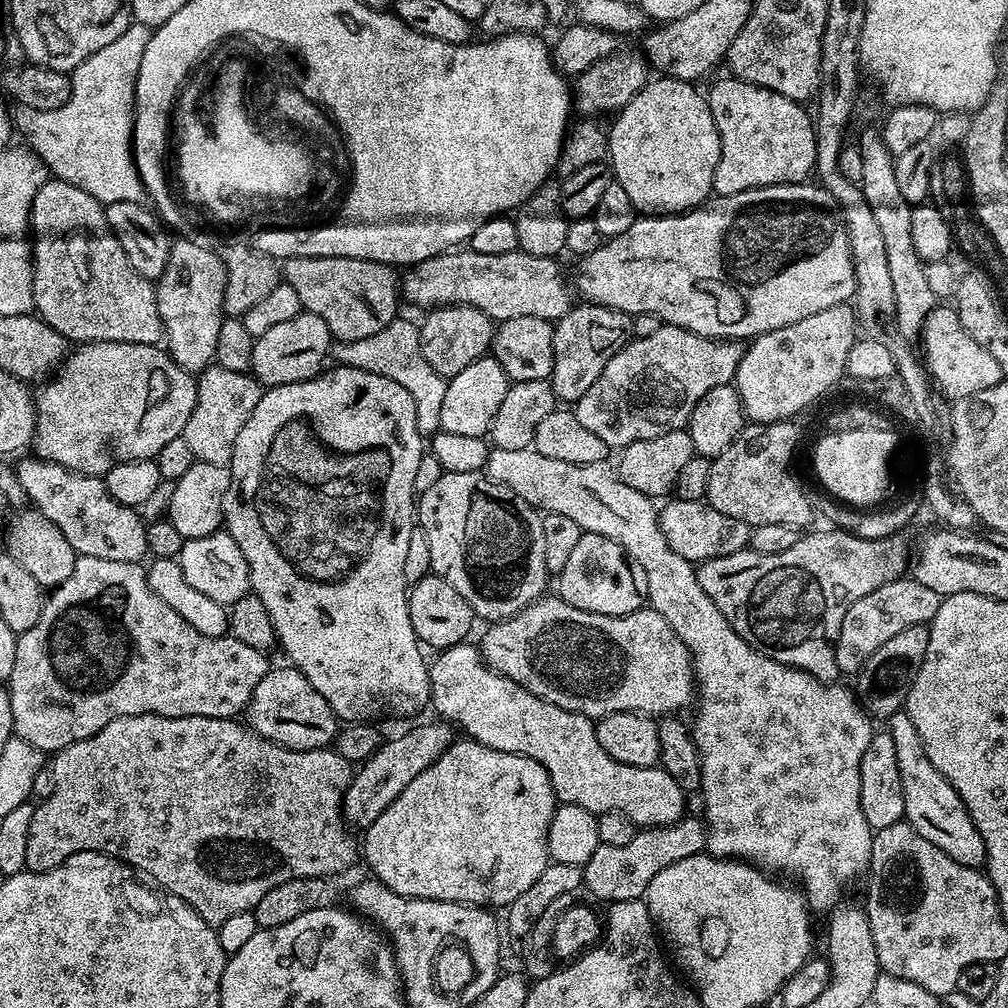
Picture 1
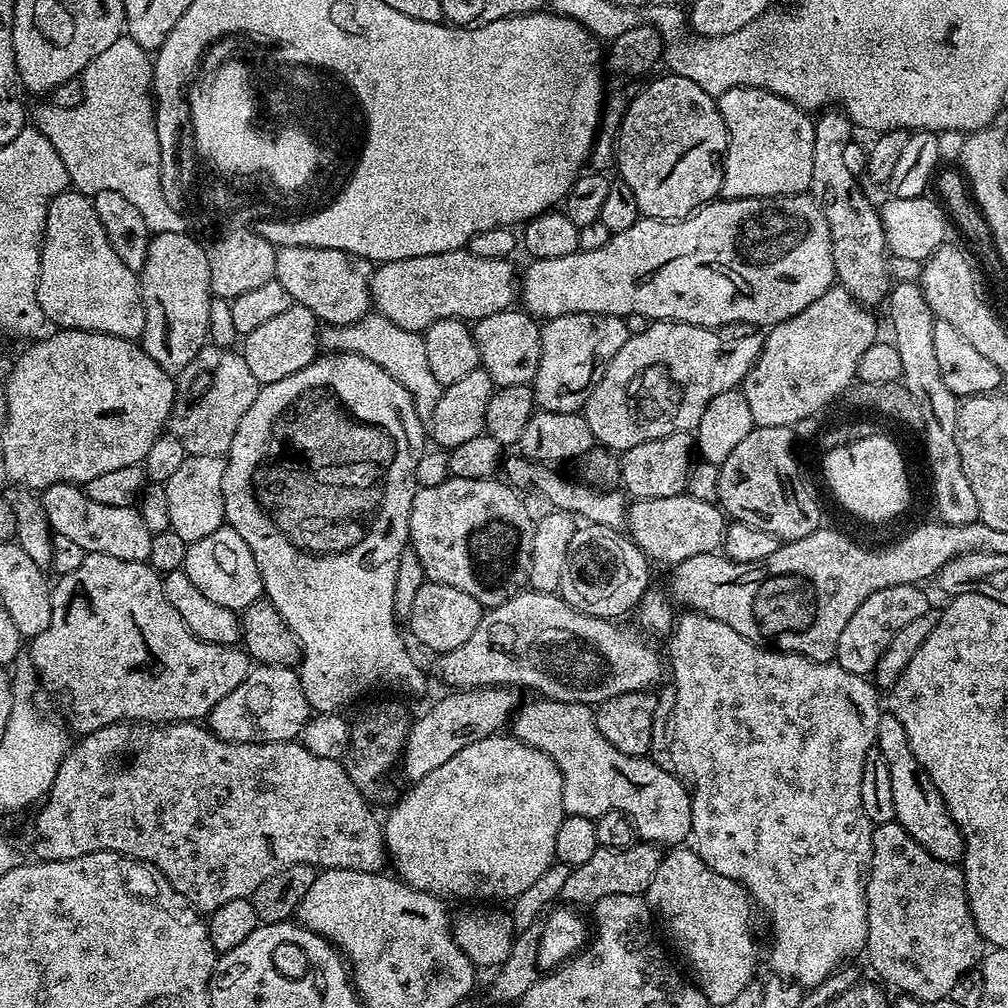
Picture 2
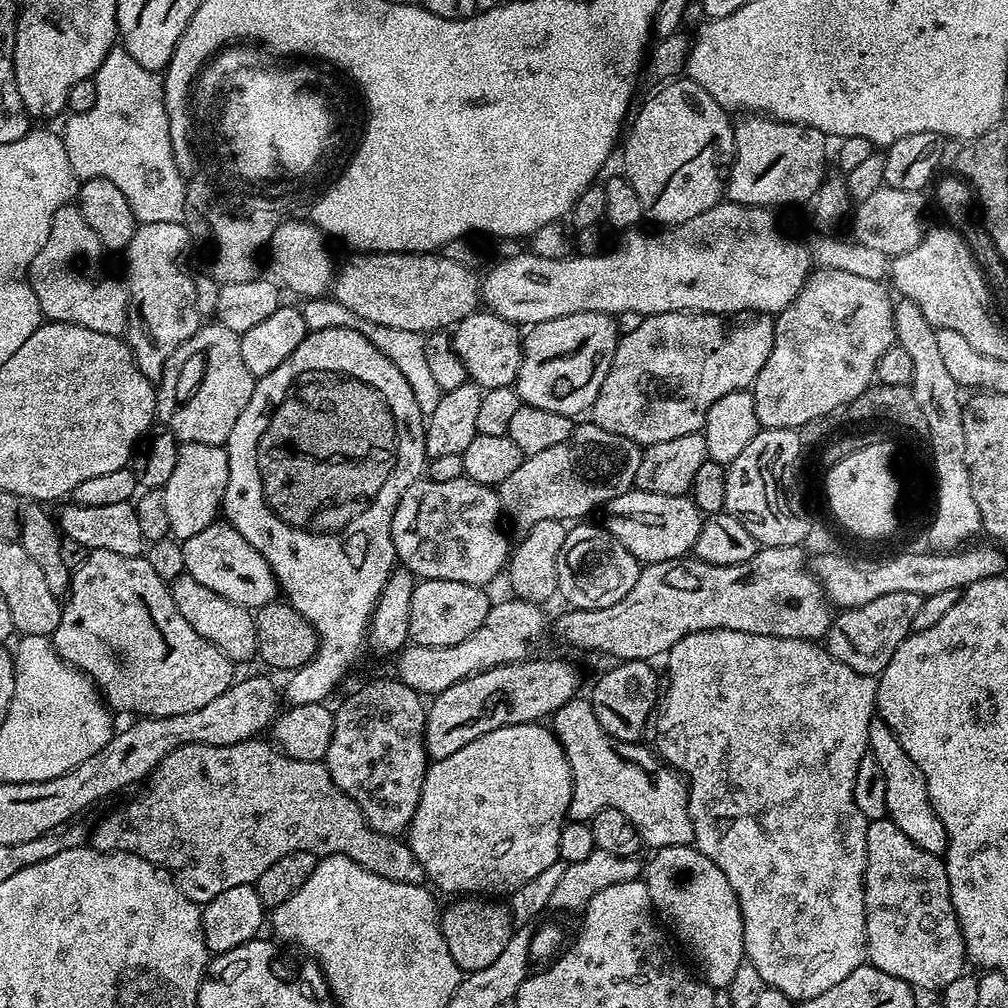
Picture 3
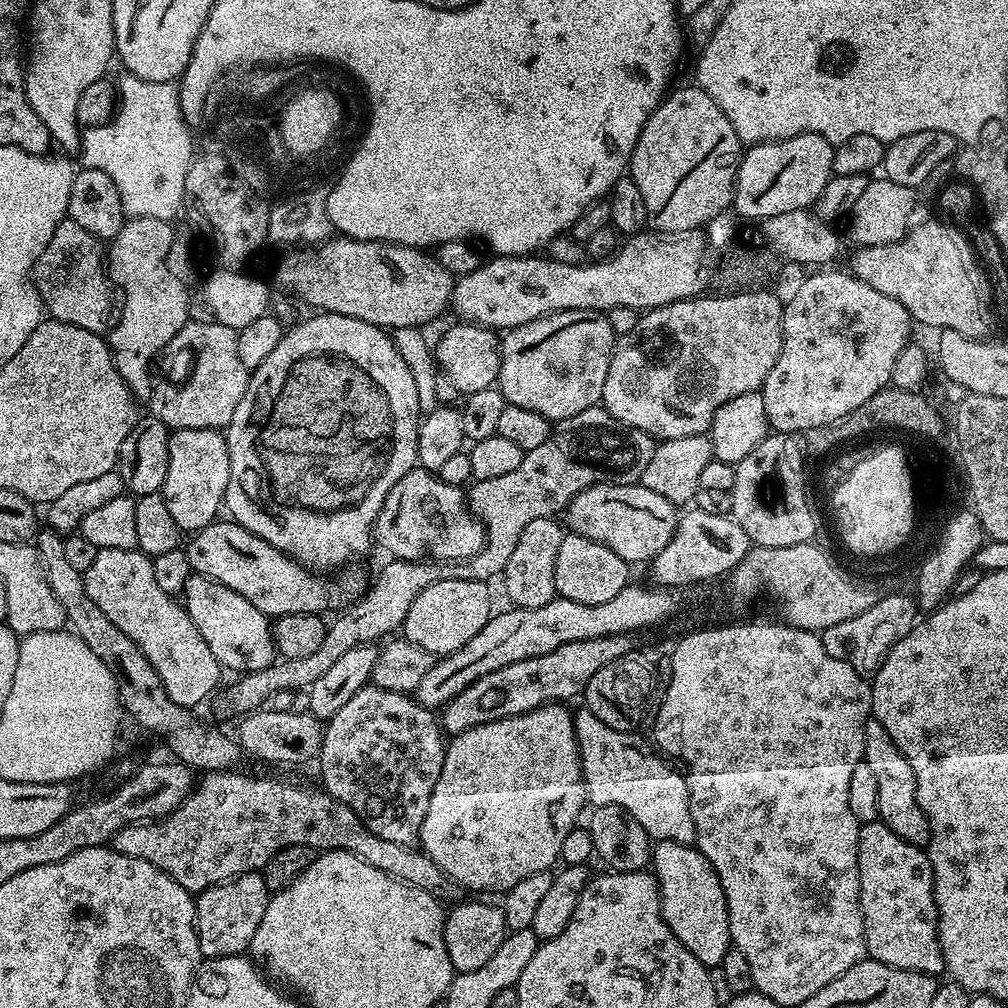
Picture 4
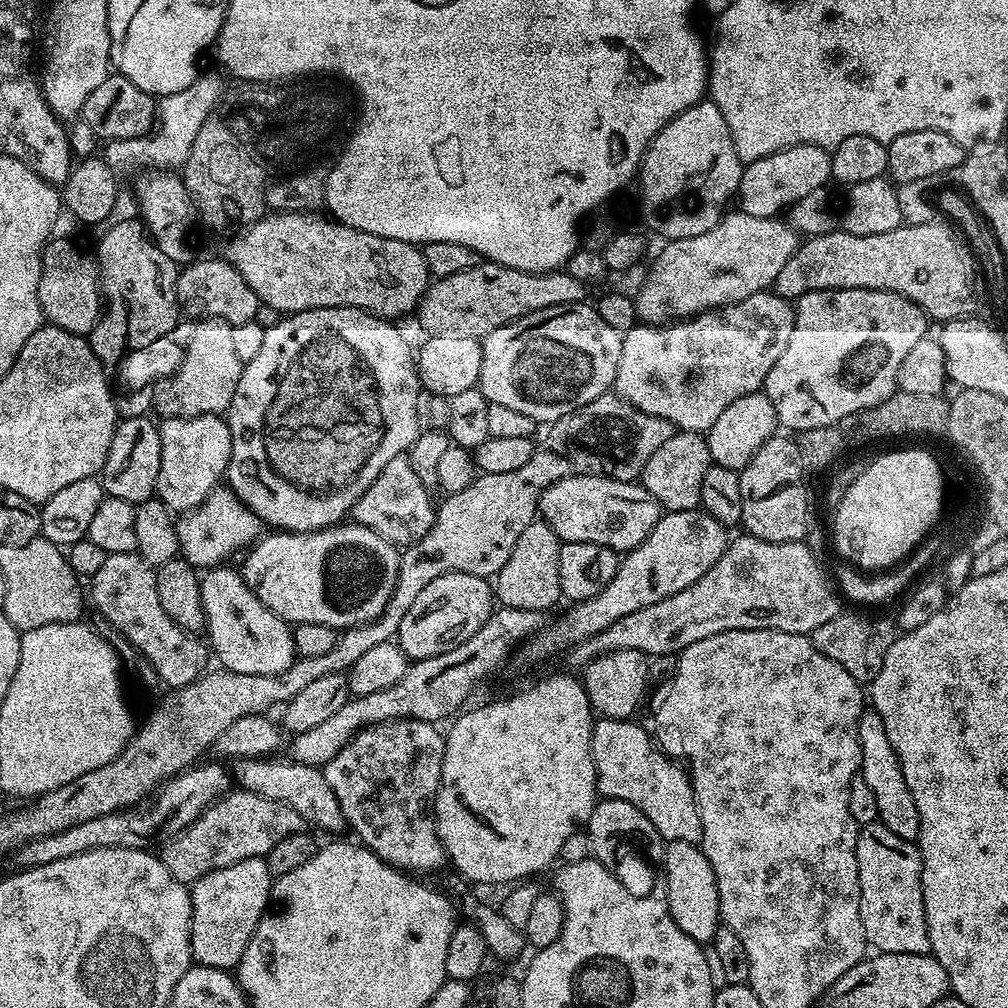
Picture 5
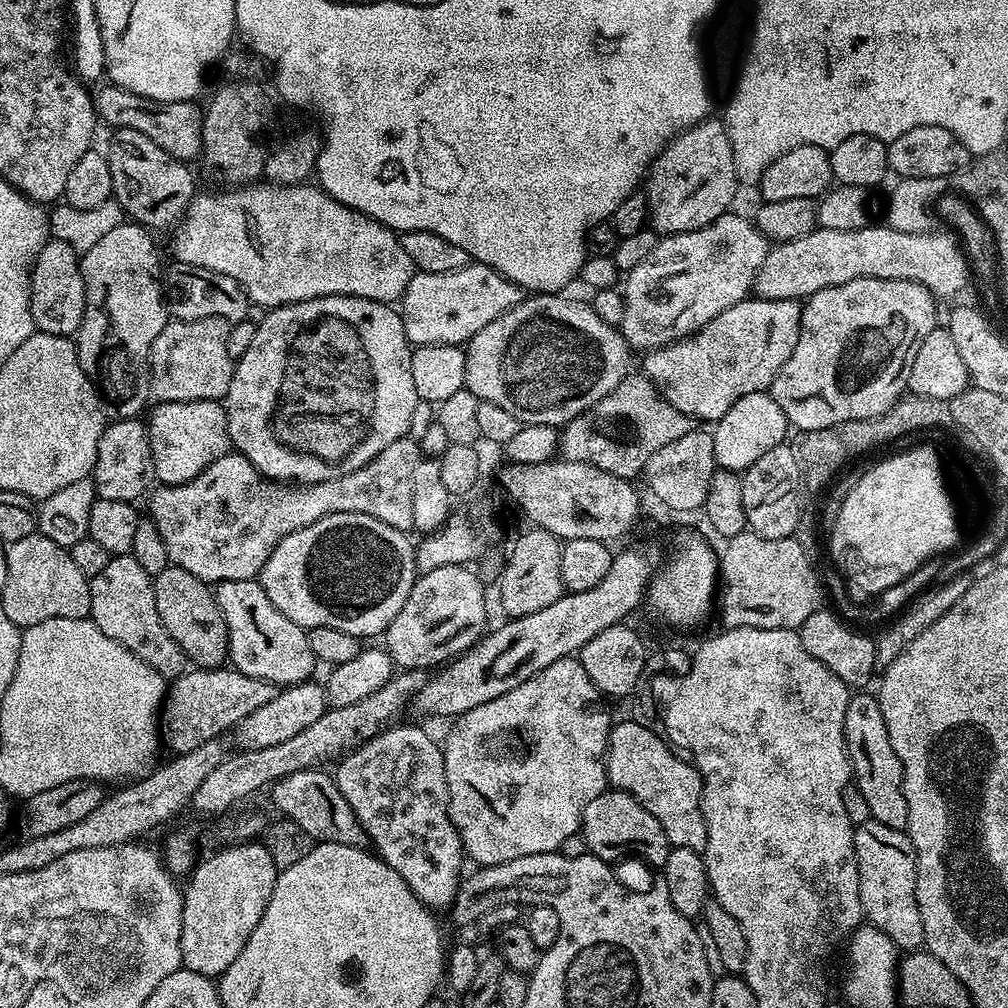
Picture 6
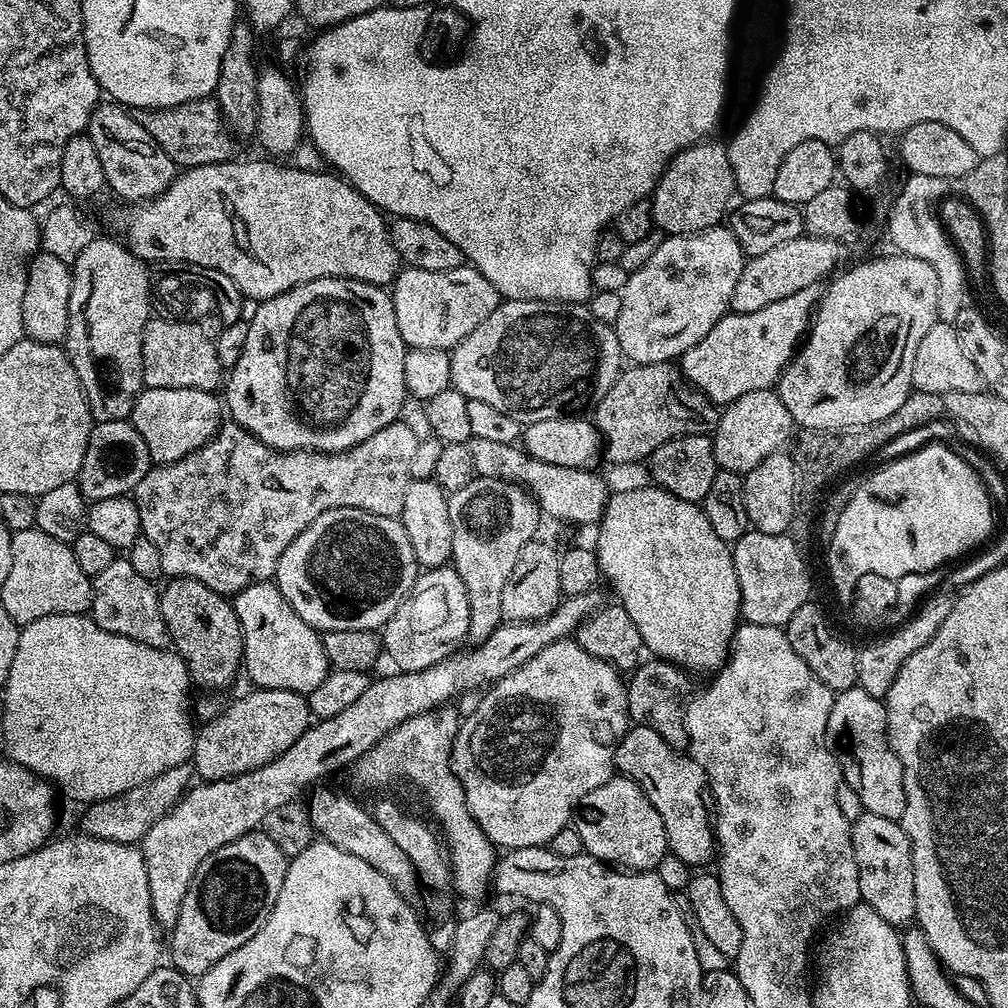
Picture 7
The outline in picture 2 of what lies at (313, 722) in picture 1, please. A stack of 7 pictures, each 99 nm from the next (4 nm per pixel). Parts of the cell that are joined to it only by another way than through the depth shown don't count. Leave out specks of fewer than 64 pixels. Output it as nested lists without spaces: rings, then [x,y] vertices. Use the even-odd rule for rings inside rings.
[[[282,666],[253,667],[248,677],[210,710],[206,727],[215,736],[239,744],[269,744],[283,740],[296,740],[310,719],[306,694],[302,690],[300,673],[296,668]]]

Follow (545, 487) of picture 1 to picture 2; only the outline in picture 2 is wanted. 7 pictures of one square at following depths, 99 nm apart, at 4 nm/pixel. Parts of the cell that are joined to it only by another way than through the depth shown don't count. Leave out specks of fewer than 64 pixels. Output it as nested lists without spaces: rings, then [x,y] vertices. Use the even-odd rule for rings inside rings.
[[[519,454],[505,459],[502,464],[502,476],[511,487],[517,490],[529,488],[537,492],[542,499],[555,511],[569,512],[572,516],[590,524],[601,524],[607,528],[620,528],[626,520],[626,496],[620,490],[601,490],[592,485],[581,482],[579,479],[567,480],[556,473],[555,467],[539,464],[536,460],[525,460]],[[504,472],[504,473],[503,473]],[[691,610],[683,613],[685,616],[675,621],[674,627],[670,633],[672,641],[668,644],[668,656],[670,661],[670,676],[672,672],[671,687],[676,689],[677,700],[673,706],[673,712],[670,717],[672,723],[672,764],[671,767],[677,773],[683,774],[690,781],[690,795],[692,797],[692,835],[690,844],[698,854],[698,858],[702,858],[702,862],[706,862],[706,866],[710,866],[710,870],[718,870],[718,874],[722,874],[726,878],[730,878],[734,882],[738,882],[743,888],[748,891],[749,897],[754,901],[755,907],[764,911],[764,916],[768,919],[768,924],[772,927],[772,949],[768,952],[768,964],[772,967],[771,971],[777,976],[783,976],[786,980],[793,980],[805,990],[811,990],[816,985],[823,982],[825,978],[837,971],[851,956],[856,956],[865,951],[868,946],[868,899],[866,898],[866,886],[868,885],[868,870],[872,866],[872,830],[874,825],[866,818],[866,814],[862,810],[862,770],[866,766],[866,754],[873,748],[876,743],[876,735],[878,734],[878,718],[882,711],[882,705],[876,695],[878,689],[871,679],[859,676],[858,674],[850,674],[850,670],[842,670],[842,666],[835,662],[819,664],[805,656],[799,656],[793,652],[777,652],[767,646],[757,646],[751,644],[746,638],[742,638],[742,634],[738,634],[738,630],[730,630],[730,626],[726,626],[726,622],[718,622],[709,616],[703,616],[701,612]]]

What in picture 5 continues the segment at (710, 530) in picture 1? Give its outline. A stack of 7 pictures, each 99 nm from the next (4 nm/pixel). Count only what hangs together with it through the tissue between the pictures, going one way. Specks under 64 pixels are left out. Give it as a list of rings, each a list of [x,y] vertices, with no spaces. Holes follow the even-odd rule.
[[[571,476],[554,482],[544,491],[538,509],[544,523],[558,534],[561,542],[594,542],[598,546],[611,548],[617,554],[623,554],[637,548],[654,530],[662,515],[660,504],[648,493],[644,485],[631,480],[612,480],[609,476]]]

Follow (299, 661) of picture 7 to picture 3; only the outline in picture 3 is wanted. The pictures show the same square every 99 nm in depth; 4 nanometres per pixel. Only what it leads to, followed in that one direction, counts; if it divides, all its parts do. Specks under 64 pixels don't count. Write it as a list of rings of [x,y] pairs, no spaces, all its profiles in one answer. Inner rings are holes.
[[[186,574],[171,581],[170,587],[174,606],[178,606],[178,614],[182,614],[182,618],[186,618],[186,622],[190,622],[190,626],[194,626],[194,630],[202,634],[202,638],[206,638],[206,642],[218,646],[218,650],[222,650],[222,654],[226,654],[233,662],[253,659],[256,656],[256,617],[249,609],[230,602],[222,594],[214,594],[214,590],[206,590],[206,586],[202,586],[195,578]]]

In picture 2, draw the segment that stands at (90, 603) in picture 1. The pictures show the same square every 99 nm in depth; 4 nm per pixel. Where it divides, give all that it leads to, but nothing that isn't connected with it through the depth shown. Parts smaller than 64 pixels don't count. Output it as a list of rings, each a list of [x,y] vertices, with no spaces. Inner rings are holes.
[[[90,552],[82,558],[82,566],[78,566],[78,570],[60,576],[57,581],[52,589],[50,626],[42,634],[31,637],[30,655],[39,683],[41,685],[49,684],[54,691],[65,692],[68,695],[68,700],[72,703],[72,712],[84,730],[95,730],[102,726],[121,722],[137,722],[136,720],[148,720],[144,722],[152,726],[177,722],[200,722],[207,718],[210,710],[214,710],[214,706],[218,706],[218,702],[222,702],[222,698],[226,698],[226,694],[230,694],[230,690],[242,686],[242,682],[248,677],[250,657],[243,647],[230,644],[211,644],[205,640],[199,640],[188,629],[186,622],[182,622],[178,610],[174,610],[174,606],[170,606],[170,602],[166,602],[161,573],[157,572],[151,564],[143,560],[123,560],[122,558],[110,558],[110,554]]]

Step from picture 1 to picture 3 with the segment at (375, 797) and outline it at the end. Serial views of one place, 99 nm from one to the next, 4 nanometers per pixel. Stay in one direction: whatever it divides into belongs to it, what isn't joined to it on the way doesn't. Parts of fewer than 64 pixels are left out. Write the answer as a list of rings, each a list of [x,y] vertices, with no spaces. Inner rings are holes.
[[[529,658],[520,660],[517,664],[503,664],[473,676],[467,676],[462,682],[442,690],[431,697],[427,705],[425,730],[423,734],[424,745],[433,761],[450,758],[454,750],[462,750],[474,738],[482,734],[490,734],[490,730],[498,730],[502,726],[518,726],[519,724],[534,724],[544,722],[551,717],[566,702],[577,699],[580,688],[580,672],[572,664],[564,660],[535,660]]]

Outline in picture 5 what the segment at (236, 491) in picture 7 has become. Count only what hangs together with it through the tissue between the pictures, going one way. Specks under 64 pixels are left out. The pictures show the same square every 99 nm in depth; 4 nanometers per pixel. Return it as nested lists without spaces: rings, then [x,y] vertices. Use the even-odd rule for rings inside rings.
[[[407,455],[392,458],[386,464],[386,470],[382,470],[382,474],[378,474],[376,481],[362,494],[362,498],[354,502],[350,516],[355,523],[382,534],[382,538],[394,545],[417,544],[436,518],[437,505],[434,500],[432,504],[432,496],[428,492],[431,492],[429,485],[414,474],[414,466],[410,466]],[[218,486],[198,507],[183,513],[176,520],[176,529],[180,543],[180,556],[197,570],[223,565],[231,561],[228,560],[231,556],[239,557],[262,535],[258,514],[254,514],[254,510],[247,508],[227,486]]]

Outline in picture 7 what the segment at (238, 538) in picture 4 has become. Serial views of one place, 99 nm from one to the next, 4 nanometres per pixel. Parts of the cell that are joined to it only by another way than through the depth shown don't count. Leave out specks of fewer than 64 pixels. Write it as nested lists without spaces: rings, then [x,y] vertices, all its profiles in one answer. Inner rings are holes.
[[[335,508],[318,514],[286,546],[274,583],[298,618],[321,634],[334,630],[376,632],[398,610],[417,575],[414,546],[410,546],[399,519],[357,508]]]

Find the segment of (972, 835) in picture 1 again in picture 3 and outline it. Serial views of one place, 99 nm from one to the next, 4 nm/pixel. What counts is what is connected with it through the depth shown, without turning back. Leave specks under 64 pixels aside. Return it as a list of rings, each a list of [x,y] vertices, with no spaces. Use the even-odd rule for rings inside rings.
[[[874,718],[870,722],[868,751],[878,762],[878,766],[882,766],[882,774],[886,774],[887,819],[892,820],[894,826],[898,826],[898,830],[902,830],[902,834],[906,834],[906,838],[910,838],[910,842],[914,842],[914,846],[935,856],[943,857],[948,848],[948,835],[946,826],[942,826],[942,818],[938,818],[928,797],[926,778],[922,774],[922,770],[918,770],[918,766],[914,766],[910,754],[906,754],[906,750],[902,750],[902,742],[898,742],[898,738],[894,738],[890,726],[886,726],[878,718]]]

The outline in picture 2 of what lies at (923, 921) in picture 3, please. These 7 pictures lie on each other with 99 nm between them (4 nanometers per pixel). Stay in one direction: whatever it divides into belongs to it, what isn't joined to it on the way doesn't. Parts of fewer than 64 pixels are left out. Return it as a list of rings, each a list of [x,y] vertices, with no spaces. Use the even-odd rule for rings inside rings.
[[[895,822],[878,824],[872,830],[872,866],[868,870],[868,946],[866,957],[889,989],[913,996],[925,1006],[948,999],[954,982],[973,971],[986,952],[984,939],[972,917],[964,885],[964,873],[955,864],[934,858],[904,827]]]

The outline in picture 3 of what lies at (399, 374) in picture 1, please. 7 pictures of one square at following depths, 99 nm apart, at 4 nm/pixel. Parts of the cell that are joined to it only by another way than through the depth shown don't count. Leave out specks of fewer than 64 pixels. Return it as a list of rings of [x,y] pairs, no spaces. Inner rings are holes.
[[[313,297],[308,298],[299,305],[302,314],[302,322],[306,322],[309,332],[326,330],[327,328],[358,328],[362,329],[364,337],[378,350],[387,352],[391,355],[394,366],[402,370],[402,378],[410,382],[410,390],[414,390],[414,402],[418,402],[418,410],[421,414],[427,414],[438,406],[441,398],[441,390],[438,382],[434,382],[434,374],[426,363],[426,350],[424,349],[424,336],[414,330],[394,330],[394,326],[378,326],[377,324],[366,323],[358,314],[346,310],[335,298]]]

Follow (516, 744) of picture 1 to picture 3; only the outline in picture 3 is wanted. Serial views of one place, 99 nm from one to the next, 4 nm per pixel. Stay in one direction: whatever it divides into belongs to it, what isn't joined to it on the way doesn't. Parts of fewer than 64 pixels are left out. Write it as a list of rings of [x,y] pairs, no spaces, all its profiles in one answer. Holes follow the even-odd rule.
[[[591,699],[566,702],[566,706],[552,713],[550,727],[570,762],[572,797],[568,814],[573,821],[588,822],[604,808],[613,808],[622,810],[622,814],[634,822],[641,841],[647,847],[649,844],[649,849],[693,843],[694,826],[688,813],[685,781],[651,751],[648,753],[643,743],[619,740],[606,734],[592,713]]]

